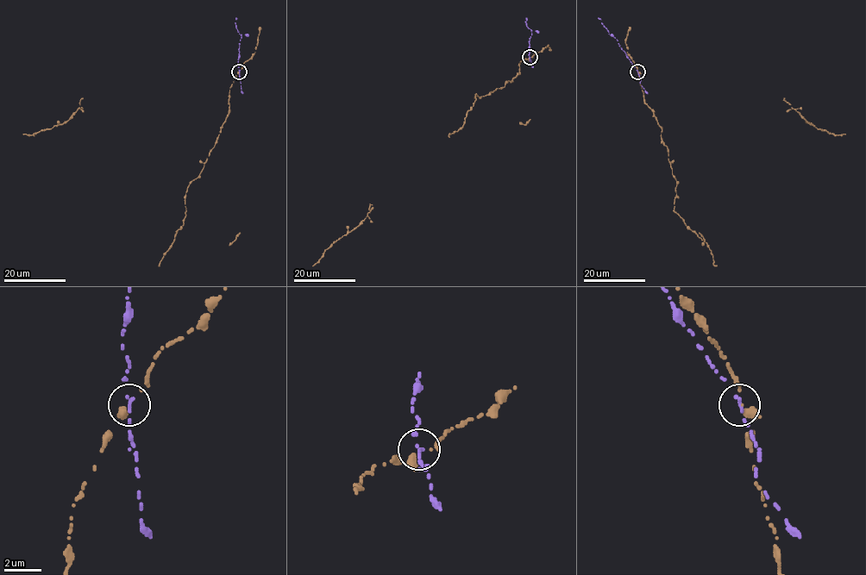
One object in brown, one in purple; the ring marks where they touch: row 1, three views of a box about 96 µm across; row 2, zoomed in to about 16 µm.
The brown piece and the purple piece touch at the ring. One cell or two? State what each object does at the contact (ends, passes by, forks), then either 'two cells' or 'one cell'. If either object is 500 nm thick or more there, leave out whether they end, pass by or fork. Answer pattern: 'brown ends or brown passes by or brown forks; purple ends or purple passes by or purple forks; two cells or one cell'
brown ends; purple ends; two cells

